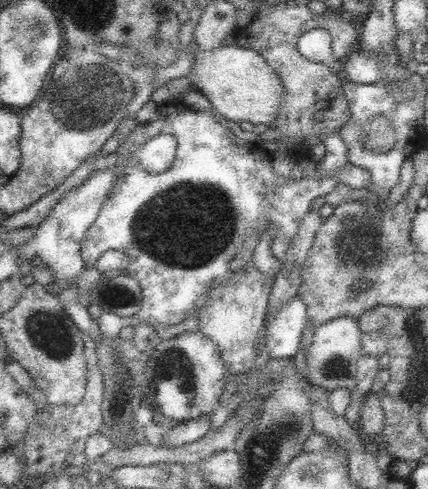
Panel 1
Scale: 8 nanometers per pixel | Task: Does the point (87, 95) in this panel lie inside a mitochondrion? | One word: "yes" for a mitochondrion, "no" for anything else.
yes

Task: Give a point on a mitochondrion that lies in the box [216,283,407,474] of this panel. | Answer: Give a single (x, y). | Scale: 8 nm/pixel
(336, 365)

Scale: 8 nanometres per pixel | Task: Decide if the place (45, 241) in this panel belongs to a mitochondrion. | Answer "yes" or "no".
no

